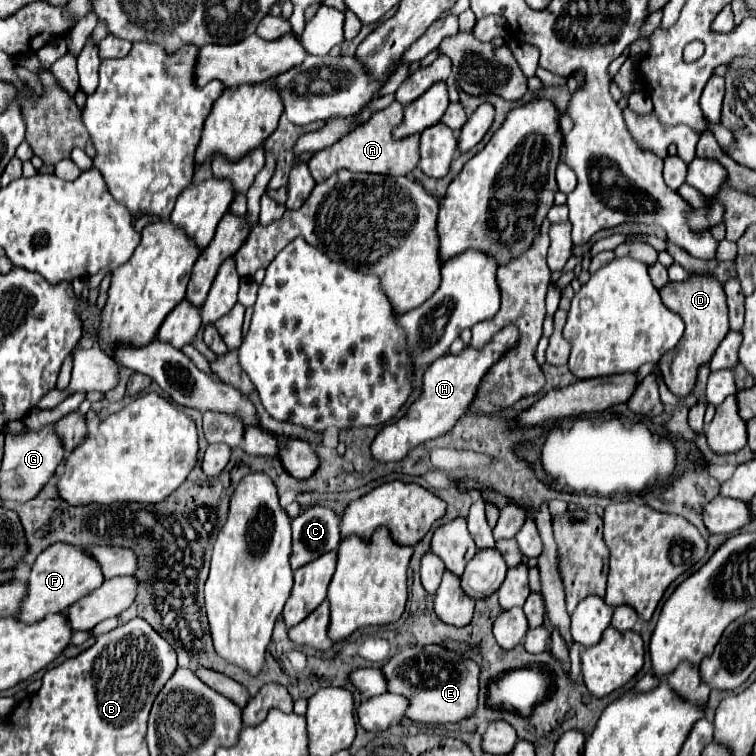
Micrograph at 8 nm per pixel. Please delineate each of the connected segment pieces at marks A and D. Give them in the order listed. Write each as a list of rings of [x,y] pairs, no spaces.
[[[396,100],[384,108],[374,112],[368,122],[360,124],[356,130],[348,132],[342,140],[338,140],[334,146],[324,148],[316,152],[308,160],[308,168],[316,182],[326,180],[340,168],[348,168],[352,172],[370,172],[370,174],[392,174],[392,176],[410,176],[410,172],[418,166],[418,148],[420,148],[420,134],[418,136],[406,136],[402,140],[394,140],[392,130],[402,122],[404,108]]]
[[[692,274],[684,282],[668,282],[666,288],[660,292],[662,302],[678,312],[684,322],[686,330],[682,340],[662,356],[660,360],[660,372],[664,376],[666,386],[676,394],[676,396],[688,396],[694,382],[696,382],[696,370],[700,364],[710,362],[714,350],[722,342],[722,336],[726,336],[728,328],[728,308],[726,308],[726,294],[722,284],[718,282],[716,276],[710,274]]]

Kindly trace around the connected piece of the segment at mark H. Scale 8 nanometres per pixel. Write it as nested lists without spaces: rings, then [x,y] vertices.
[[[504,328],[494,336],[490,344],[486,344],[480,350],[474,350],[472,346],[464,348],[460,354],[446,354],[438,358],[422,376],[422,394],[418,400],[414,400],[404,414],[404,418],[384,424],[384,428],[376,434],[370,452],[376,462],[398,462],[404,460],[406,454],[416,448],[422,442],[434,440],[446,432],[452,430],[456,420],[466,414],[466,408],[470,406],[476,388],[482,380],[482,376],[488,372],[488,368],[498,360],[508,348],[512,348],[518,342],[518,330],[516,328]]]

